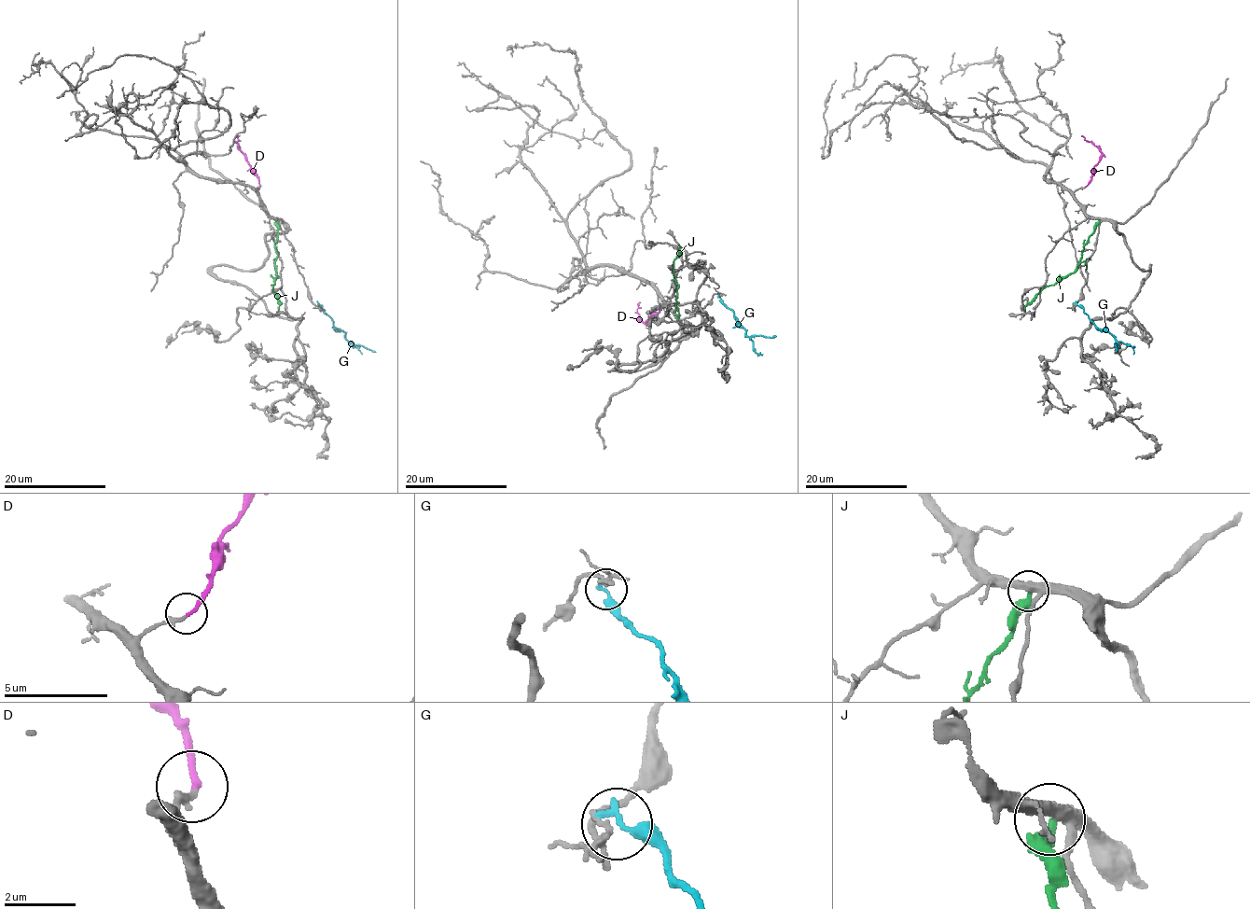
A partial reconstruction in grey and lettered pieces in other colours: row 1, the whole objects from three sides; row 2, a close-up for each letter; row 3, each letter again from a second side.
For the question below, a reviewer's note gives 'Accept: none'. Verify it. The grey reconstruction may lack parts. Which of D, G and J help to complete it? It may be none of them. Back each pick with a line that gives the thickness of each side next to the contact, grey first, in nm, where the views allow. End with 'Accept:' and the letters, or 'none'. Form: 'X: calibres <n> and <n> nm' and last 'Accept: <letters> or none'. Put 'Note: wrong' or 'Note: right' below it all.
D: calibres 190 and 160 nm
Accept: D
Note: wrong

